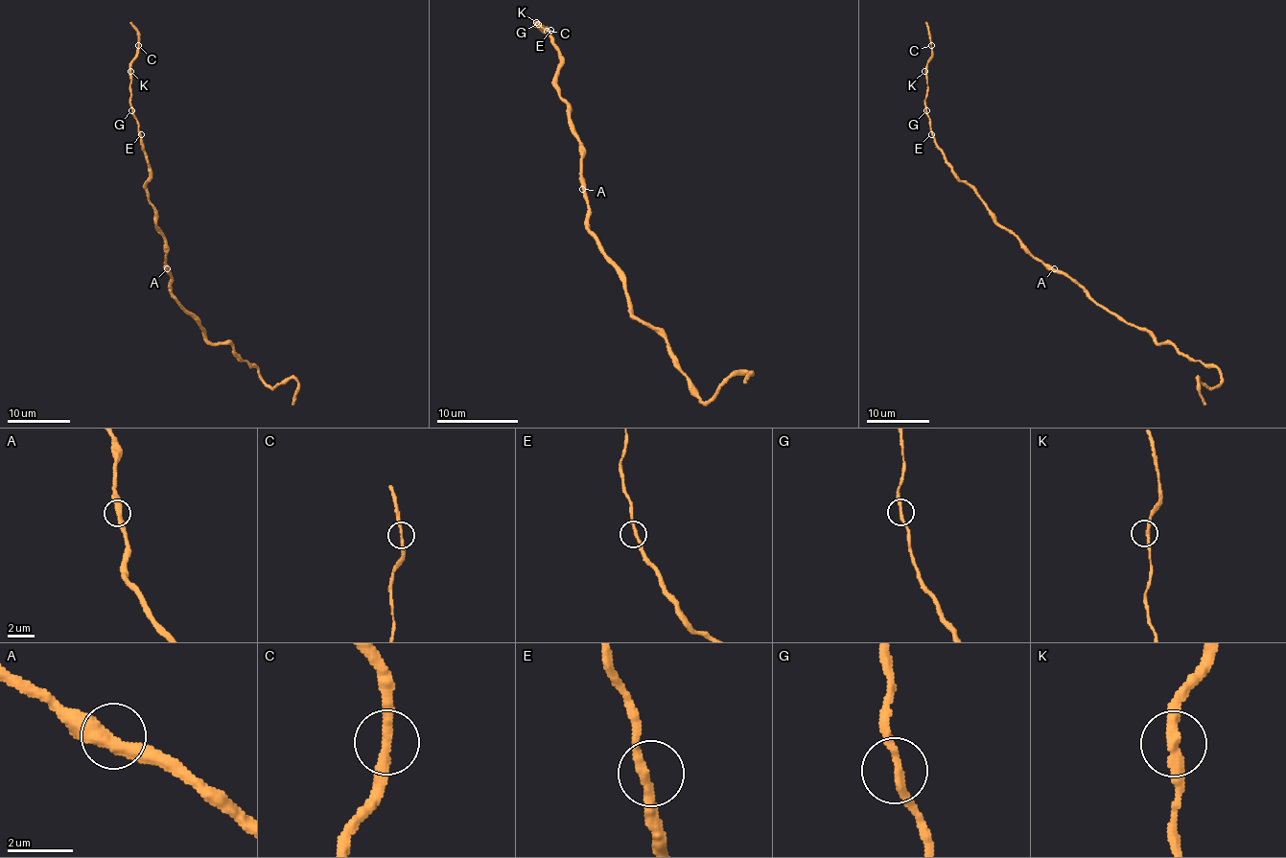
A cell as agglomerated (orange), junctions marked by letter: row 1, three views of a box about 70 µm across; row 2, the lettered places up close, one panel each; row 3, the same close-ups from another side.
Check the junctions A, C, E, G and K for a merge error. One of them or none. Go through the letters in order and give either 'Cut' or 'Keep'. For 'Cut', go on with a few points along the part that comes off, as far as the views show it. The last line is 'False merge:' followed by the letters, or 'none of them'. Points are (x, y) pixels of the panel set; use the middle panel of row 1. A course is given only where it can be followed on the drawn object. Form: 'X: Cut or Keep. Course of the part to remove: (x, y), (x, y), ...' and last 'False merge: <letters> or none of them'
A: Keep
C: Keep
E: Keep
G: Keep
K: Keep
False merge: none of them

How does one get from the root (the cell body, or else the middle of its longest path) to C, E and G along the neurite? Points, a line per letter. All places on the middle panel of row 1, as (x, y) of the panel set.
C: (585, 186), (582, 144), (556, 83), (560, 55), (550, 34), (536, 22), (546, 30)
E: (585, 186), (582, 144), (574, 133), (569, 107), (560, 99), (560, 89), (556, 83), (560, 55), (550, 30)
G: (585, 186), (582, 144), (574, 133), (569, 107), (560, 99), (556, 83), (560, 55), (550, 34), (538, 24)

